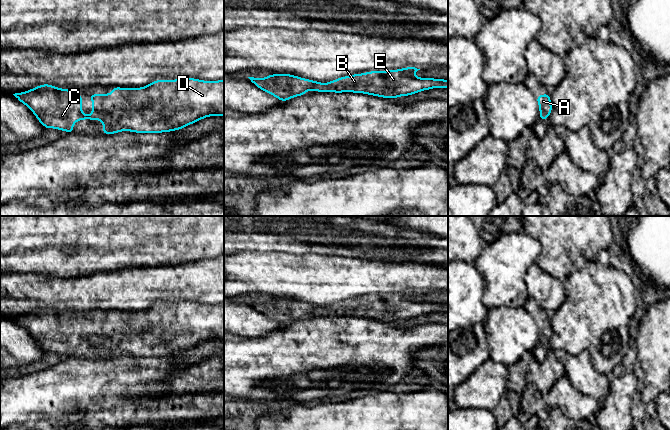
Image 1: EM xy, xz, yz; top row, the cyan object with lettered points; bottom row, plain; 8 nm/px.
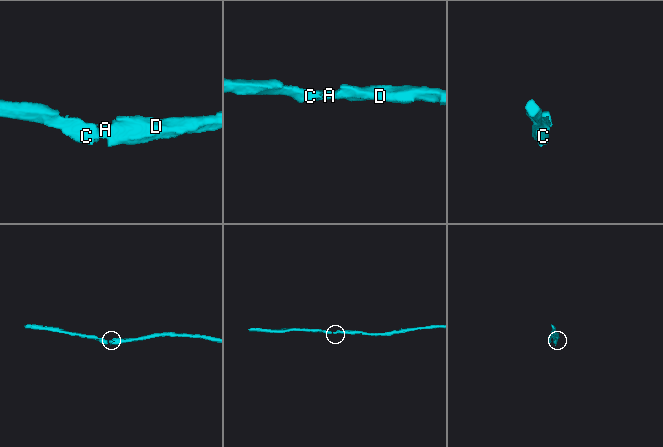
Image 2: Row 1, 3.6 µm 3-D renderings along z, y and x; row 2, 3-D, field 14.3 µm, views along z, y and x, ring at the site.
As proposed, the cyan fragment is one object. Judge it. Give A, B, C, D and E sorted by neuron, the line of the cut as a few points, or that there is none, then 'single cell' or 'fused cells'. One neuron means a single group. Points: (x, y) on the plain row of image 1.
groups A B C D E; cut none; single cell

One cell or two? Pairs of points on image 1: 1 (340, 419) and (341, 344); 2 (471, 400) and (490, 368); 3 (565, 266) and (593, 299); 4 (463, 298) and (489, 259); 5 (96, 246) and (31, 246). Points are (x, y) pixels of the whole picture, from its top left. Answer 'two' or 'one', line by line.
1: two
2: one
3: two
4: two
5: one

